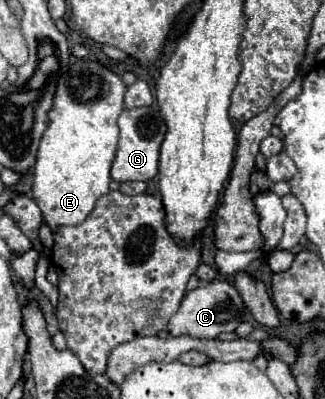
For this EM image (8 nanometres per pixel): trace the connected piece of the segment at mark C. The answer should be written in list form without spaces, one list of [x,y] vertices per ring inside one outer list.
[[[213,280],[207,286],[195,288],[185,294],[181,308],[171,316],[167,330],[171,336],[193,336],[193,338],[217,338],[221,332],[233,332],[243,316],[245,304],[233,284],[227,280]]]

